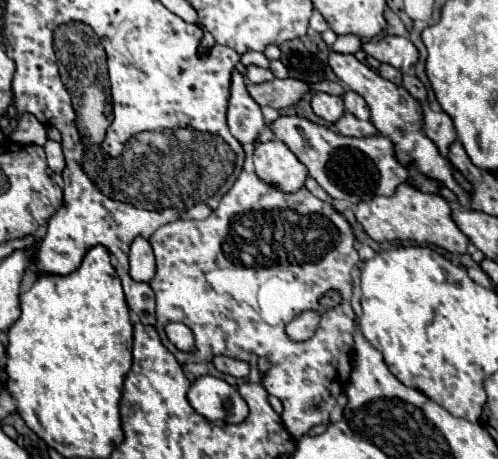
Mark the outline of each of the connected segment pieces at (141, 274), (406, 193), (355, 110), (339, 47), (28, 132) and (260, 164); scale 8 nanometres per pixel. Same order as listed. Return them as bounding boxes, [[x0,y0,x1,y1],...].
[[130,237,156,281],[356,183,470,253],[344,91,370,121],[332,35,360,53],[10,113,46,145],[252,141,308,193]]

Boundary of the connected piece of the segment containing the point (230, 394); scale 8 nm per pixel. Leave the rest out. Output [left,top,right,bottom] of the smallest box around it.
[188,375,248,423]

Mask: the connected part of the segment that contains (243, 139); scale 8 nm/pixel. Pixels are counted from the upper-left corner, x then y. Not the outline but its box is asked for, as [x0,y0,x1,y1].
[228,71,264,143]

